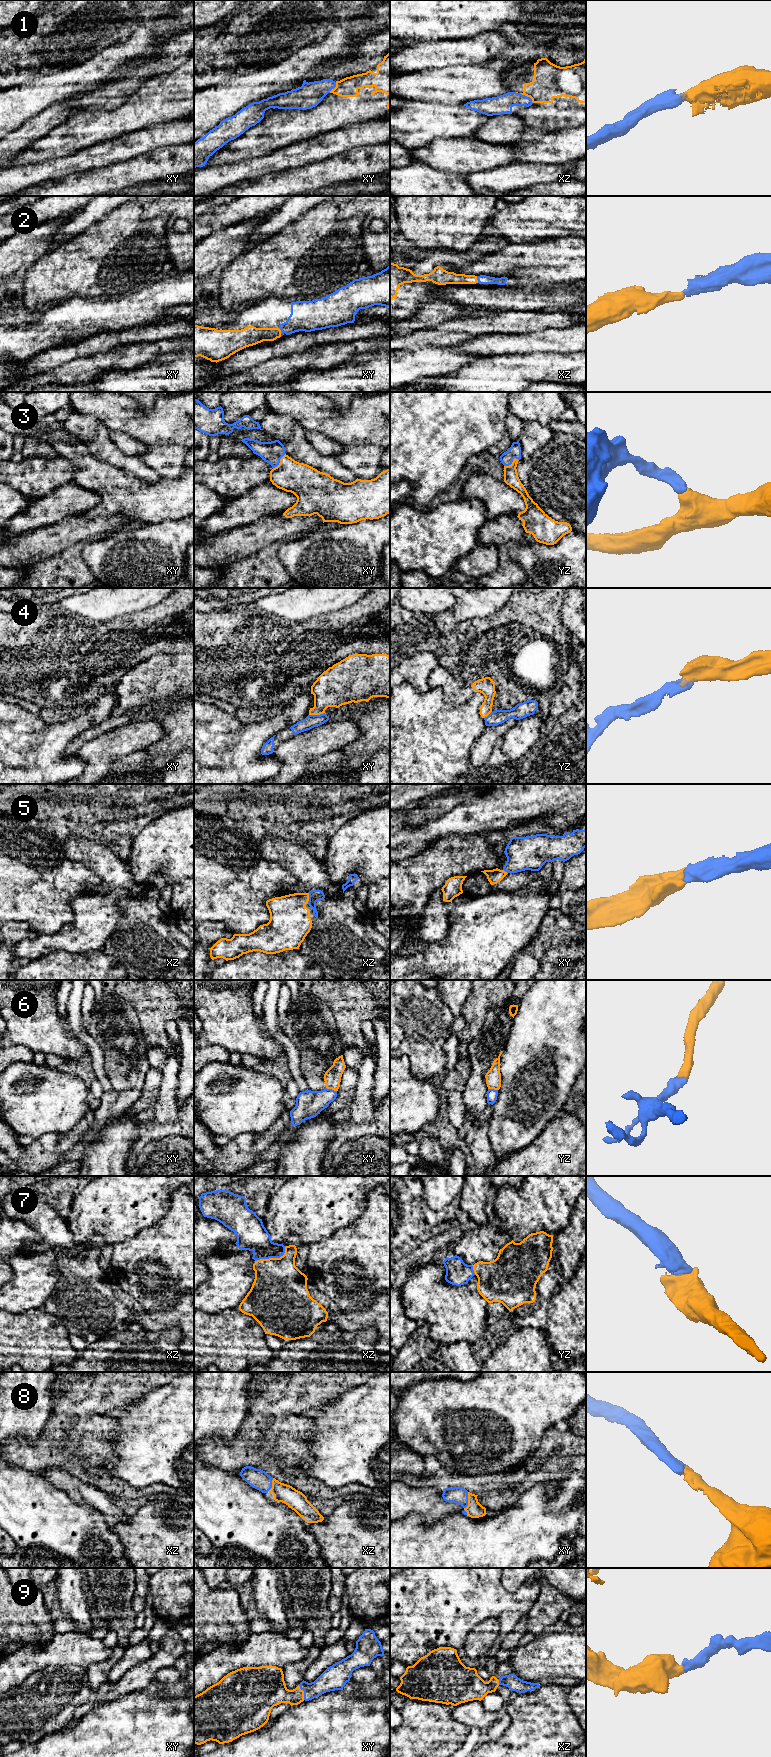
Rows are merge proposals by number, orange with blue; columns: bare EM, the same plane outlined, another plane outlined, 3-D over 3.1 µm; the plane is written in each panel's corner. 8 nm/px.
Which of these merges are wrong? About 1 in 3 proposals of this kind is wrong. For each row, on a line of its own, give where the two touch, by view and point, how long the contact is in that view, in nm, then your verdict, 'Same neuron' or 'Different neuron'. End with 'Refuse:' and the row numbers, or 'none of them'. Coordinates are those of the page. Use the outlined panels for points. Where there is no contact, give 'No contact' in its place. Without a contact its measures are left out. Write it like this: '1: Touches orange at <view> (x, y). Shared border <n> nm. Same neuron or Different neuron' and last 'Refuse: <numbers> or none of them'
1: Touches orange at xz (527, 96). Shared border 140 nm. Different neuron
2: Touches orange at xz (476, 279). Shared border 60 nm. Same neuron
3: Touches orange at yz (512, 462). Shared border 130 nm. Same neuron
4: Touches orange at xy (316, 714). Shared border 130 nm. Different neuron
5: Touches orange at xz (308, 898). Shared border 90 nm. Same neuron
6: Touches orange at xy (331, 1088). Shared border 90 nm. Same neuron
7: Touches orange at xz (273, 1258). Shared border 280 nm. Same neuron
8: Touches orange at xy (468, 1503). Shared border 180 nm. Same neuron
9: Touches orange at xy (303, 1692). Shared border 130 nm. Same neuron
Refuse: 1, 4

